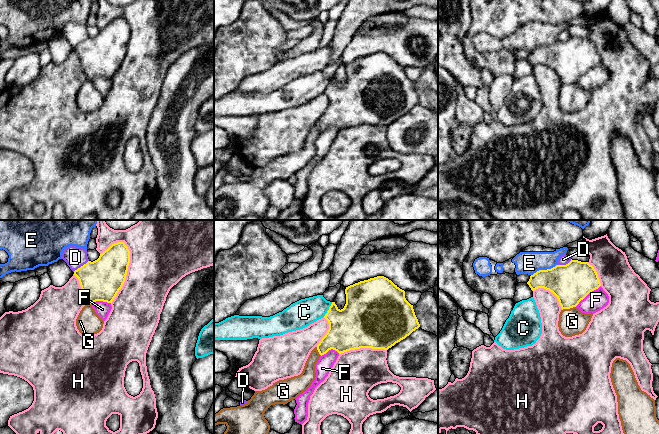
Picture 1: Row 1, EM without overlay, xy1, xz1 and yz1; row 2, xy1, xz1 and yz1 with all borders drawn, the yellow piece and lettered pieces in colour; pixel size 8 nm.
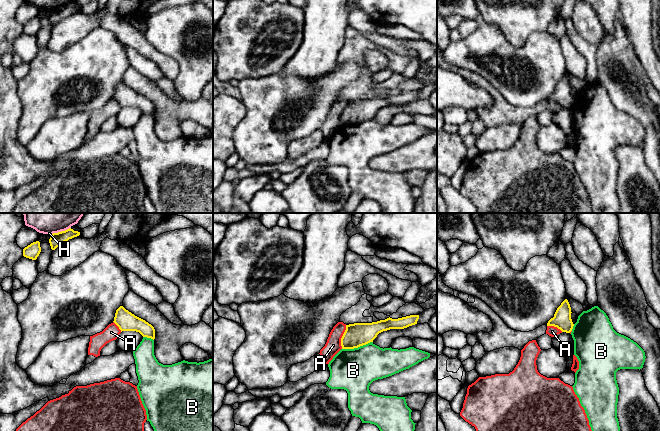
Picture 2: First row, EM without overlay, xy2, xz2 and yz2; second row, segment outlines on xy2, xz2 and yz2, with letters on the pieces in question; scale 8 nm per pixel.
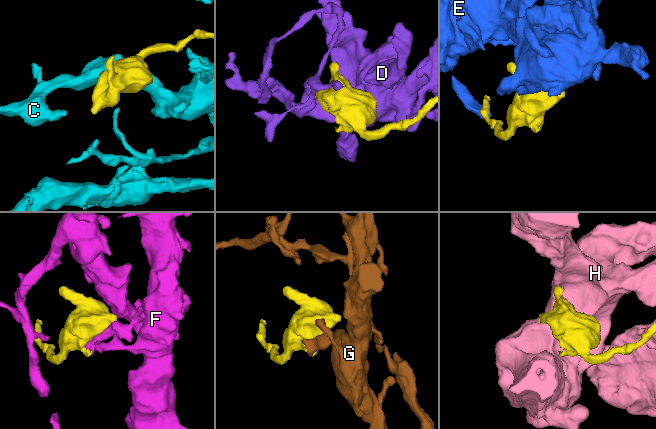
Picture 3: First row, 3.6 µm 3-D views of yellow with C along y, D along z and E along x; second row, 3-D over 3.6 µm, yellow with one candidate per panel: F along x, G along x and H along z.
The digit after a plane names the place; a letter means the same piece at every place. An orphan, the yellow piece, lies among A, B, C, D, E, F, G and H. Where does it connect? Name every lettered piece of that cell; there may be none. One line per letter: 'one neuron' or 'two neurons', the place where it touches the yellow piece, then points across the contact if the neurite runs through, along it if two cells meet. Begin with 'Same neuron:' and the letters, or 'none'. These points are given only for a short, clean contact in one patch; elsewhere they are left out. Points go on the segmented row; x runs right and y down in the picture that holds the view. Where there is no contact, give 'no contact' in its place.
Same neuron: G
A: two neurons | xz2 (342, 337) | along xz2 (346, 325), (341, 338), (341, 348)
B: two neurons | xz2 (357, 347)
C: two neurons | xz1 (329, 309)
D: two neurons | xy1 (81, 266)
E: two neurons | yz1 (544, 270)
F: two neurons | yz1 (587, 294)
G: one neuron | yz1 (568, 308)
H: two neurons | xy1 (126, 272)

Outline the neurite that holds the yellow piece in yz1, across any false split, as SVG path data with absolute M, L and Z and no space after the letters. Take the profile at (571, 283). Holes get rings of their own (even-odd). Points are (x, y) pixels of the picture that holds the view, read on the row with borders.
M572 260L566 265L556 265L539 270L527 282L532 291L544 288L552 292L562 308L558 327L565 337L582 334L593 313L582 313L576 306L590 292L601 286L598 274L588 262Z

